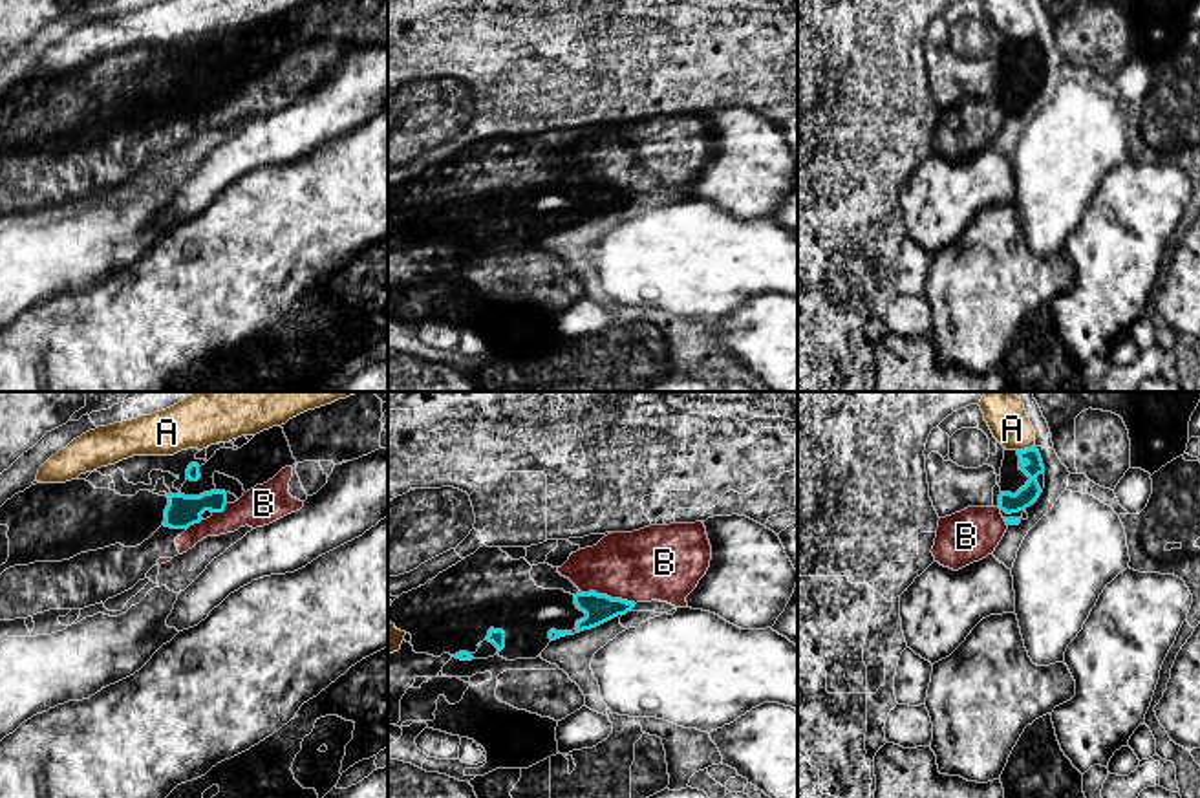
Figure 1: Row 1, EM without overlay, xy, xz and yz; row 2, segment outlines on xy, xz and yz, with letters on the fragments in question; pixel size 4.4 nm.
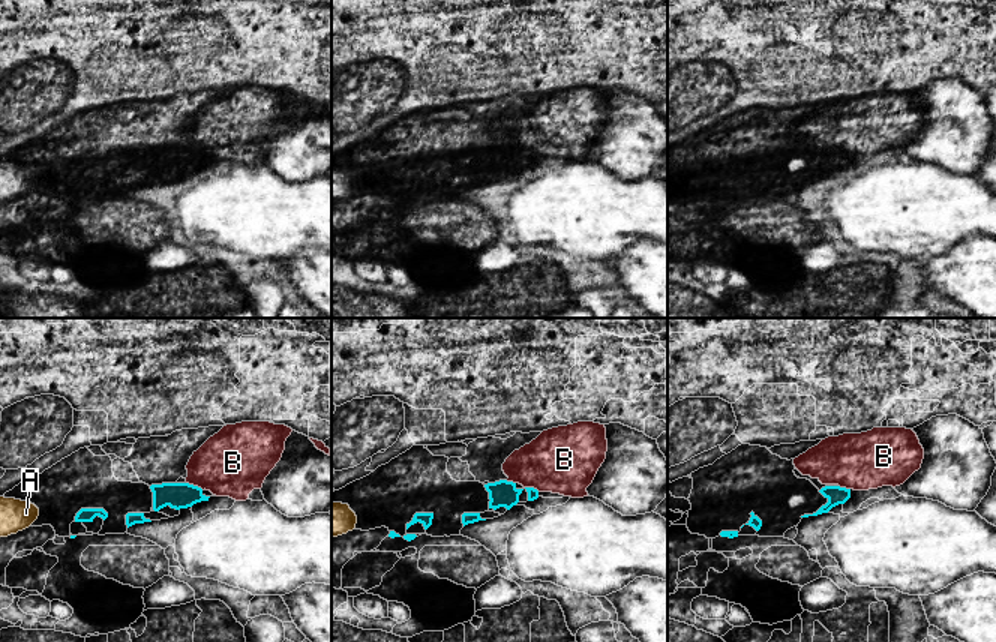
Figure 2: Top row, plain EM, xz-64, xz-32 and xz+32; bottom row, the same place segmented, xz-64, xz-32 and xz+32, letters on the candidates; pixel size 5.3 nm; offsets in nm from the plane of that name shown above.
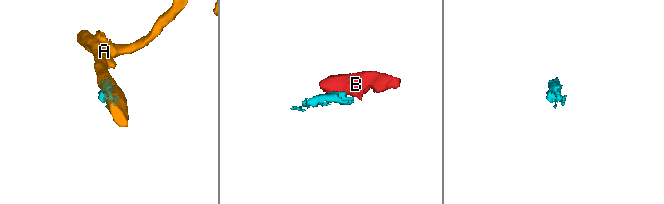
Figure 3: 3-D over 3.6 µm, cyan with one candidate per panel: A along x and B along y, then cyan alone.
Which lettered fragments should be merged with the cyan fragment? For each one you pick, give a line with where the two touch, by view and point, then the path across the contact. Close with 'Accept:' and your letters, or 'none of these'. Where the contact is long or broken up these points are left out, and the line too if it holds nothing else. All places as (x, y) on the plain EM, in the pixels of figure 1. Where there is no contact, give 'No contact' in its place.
Accept: none of these

